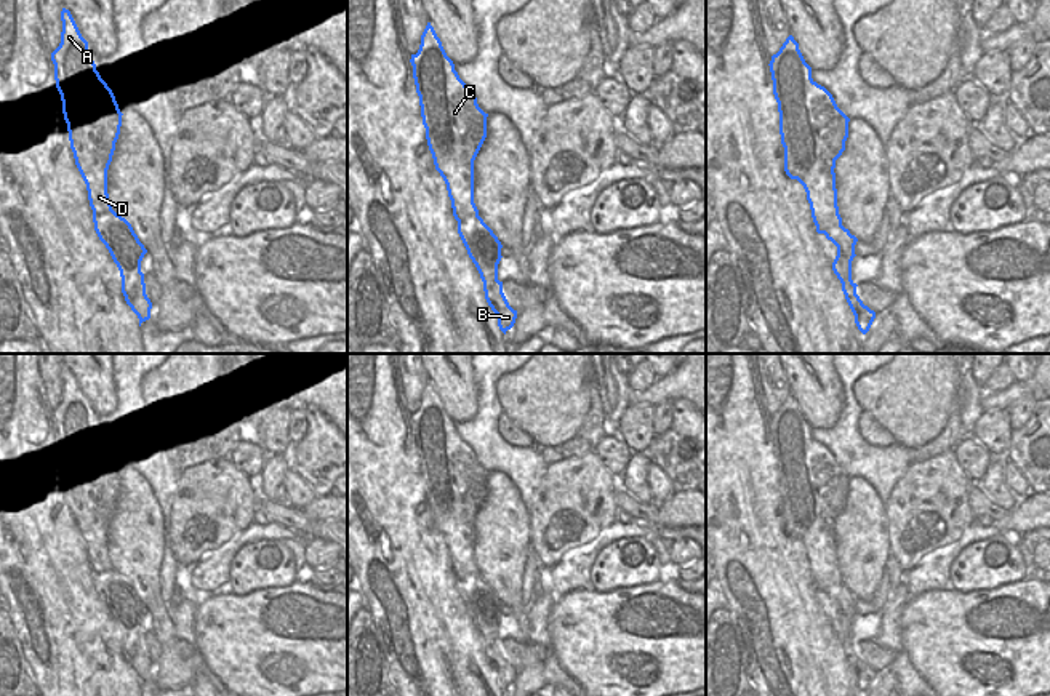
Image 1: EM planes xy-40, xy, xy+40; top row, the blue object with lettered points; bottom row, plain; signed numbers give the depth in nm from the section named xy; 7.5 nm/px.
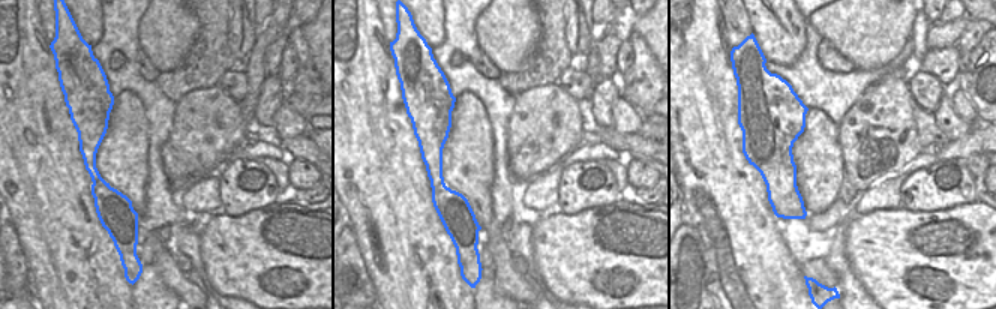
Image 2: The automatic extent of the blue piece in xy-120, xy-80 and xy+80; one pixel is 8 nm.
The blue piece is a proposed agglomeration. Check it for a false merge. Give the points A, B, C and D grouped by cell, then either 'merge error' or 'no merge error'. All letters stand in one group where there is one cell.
groups A B / C D; merge error

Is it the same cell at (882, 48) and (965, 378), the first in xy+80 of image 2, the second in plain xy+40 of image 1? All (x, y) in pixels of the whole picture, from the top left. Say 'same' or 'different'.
different

